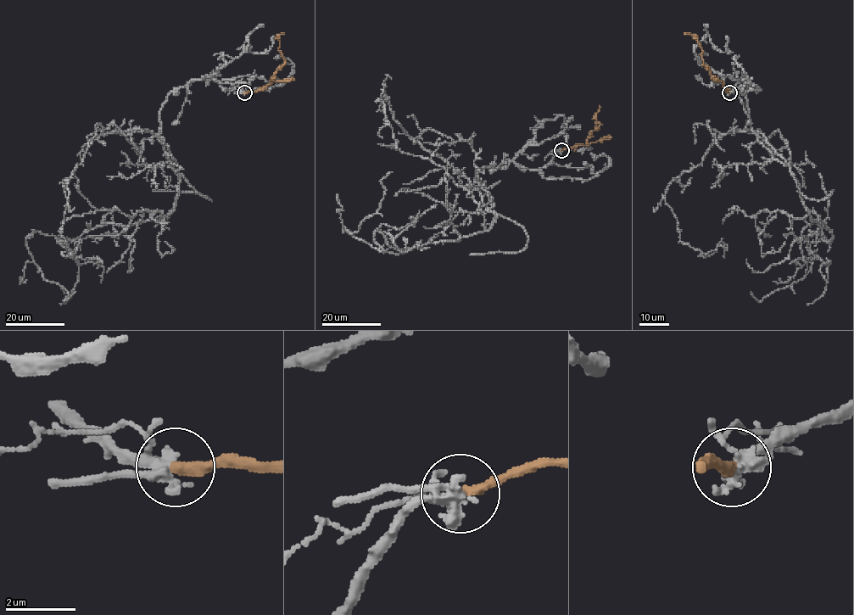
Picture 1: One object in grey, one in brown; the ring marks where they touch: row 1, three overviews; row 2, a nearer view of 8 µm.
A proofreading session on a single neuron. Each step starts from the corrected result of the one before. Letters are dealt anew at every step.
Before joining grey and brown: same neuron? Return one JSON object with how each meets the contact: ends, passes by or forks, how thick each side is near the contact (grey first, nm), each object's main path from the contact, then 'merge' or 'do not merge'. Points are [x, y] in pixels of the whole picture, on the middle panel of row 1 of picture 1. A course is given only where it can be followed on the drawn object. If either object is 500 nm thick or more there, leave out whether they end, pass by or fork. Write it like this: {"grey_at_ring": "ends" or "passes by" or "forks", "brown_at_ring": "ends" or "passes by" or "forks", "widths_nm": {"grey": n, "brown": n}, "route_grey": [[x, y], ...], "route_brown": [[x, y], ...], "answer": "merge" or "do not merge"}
{"grey_at_ring": "forks", "brown_at_ring": "ends", "widths_nm": {"grey": 300, "brown": 320}, "route_grey": [[560, 150], [535, 170], [476, 170], [488, 229], [393, 254], [343, 227], [373, 215], [393, 171]], "route_brown": [[561, 150], [586, 145], [589, 133], [602, 124], [595, 124], [600, 106]], "answer": "merge"}

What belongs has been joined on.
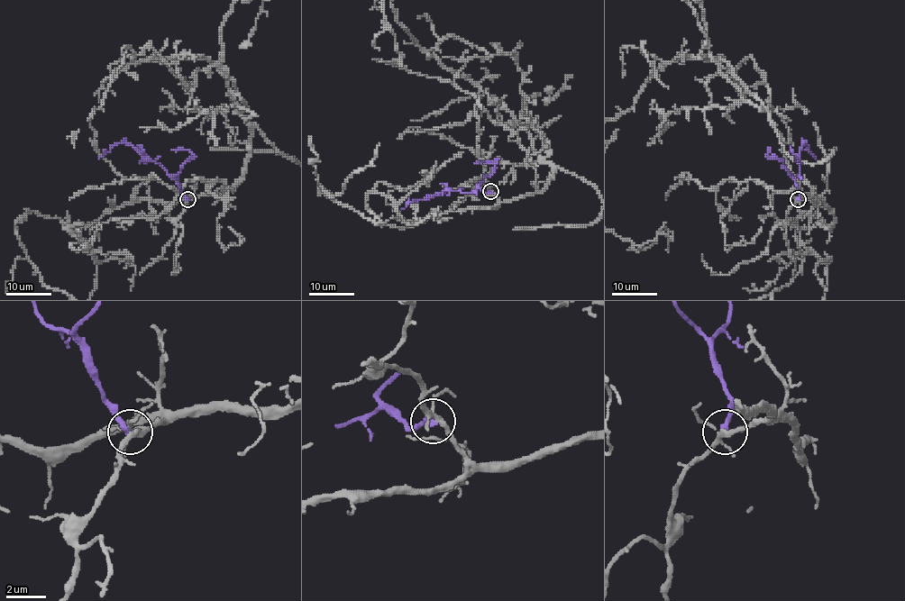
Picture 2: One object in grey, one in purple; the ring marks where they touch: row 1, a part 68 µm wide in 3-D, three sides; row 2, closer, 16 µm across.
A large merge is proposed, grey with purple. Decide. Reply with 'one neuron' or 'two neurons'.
two neurons

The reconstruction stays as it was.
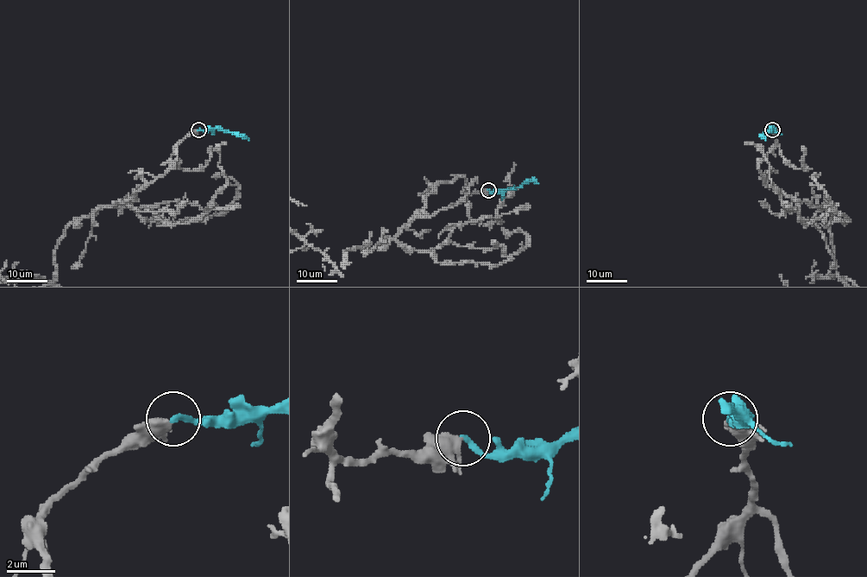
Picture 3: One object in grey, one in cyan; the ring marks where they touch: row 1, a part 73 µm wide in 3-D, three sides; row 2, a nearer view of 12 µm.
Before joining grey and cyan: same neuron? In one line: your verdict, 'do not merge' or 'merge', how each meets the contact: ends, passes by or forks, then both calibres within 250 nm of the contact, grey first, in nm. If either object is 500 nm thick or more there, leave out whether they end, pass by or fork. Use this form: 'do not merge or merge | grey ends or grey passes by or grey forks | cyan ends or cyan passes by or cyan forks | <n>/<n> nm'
merge | 500/240 nm

